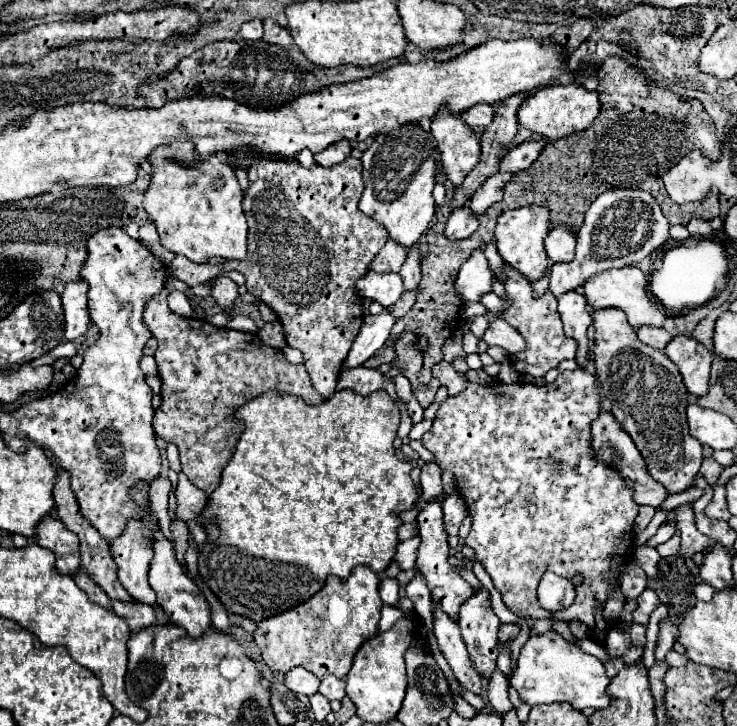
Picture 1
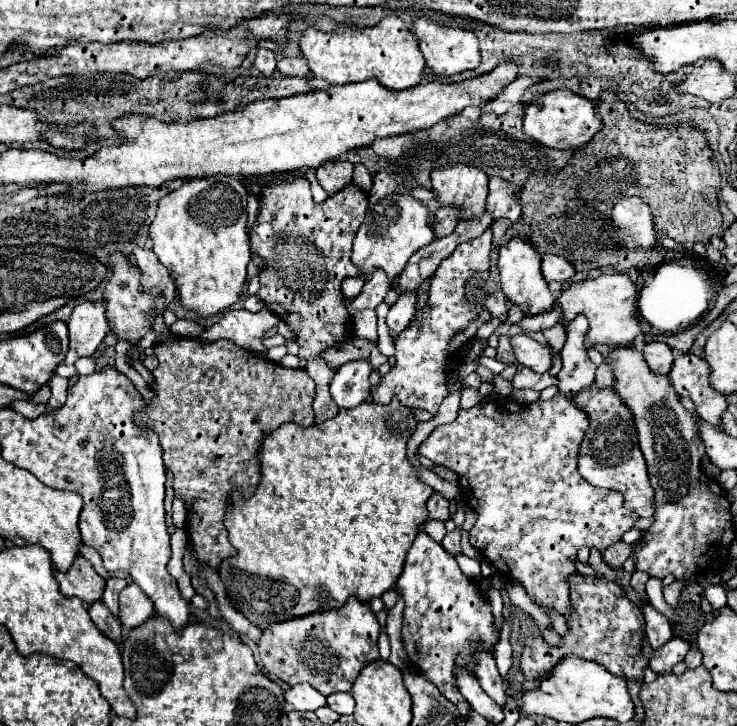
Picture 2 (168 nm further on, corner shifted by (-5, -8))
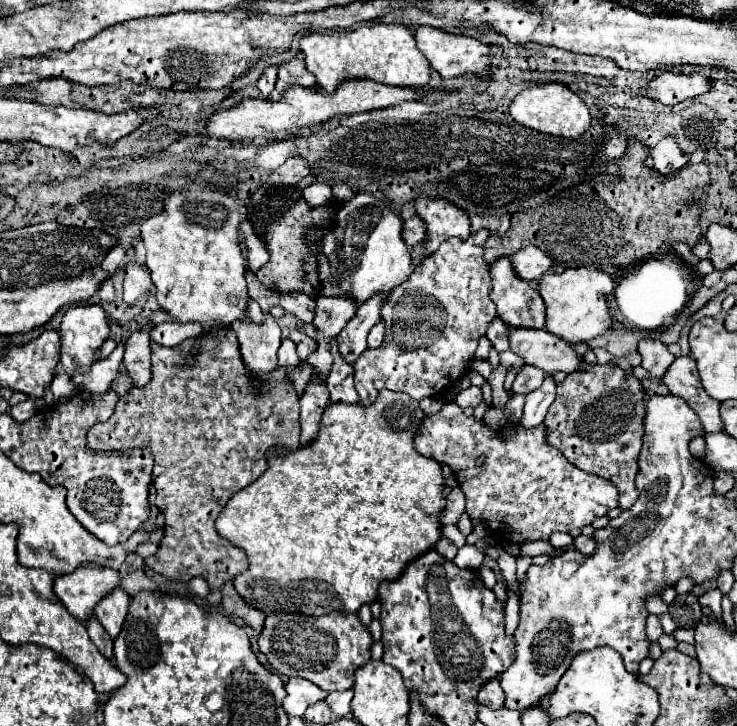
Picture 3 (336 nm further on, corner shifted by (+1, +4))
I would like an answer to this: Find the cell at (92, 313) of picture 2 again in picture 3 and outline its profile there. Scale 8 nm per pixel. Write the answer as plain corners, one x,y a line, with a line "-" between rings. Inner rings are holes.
87,304
87,306
69,306
61,320
61,366
63,370
73,376
75,372
85,372
95,362
95,350
107,340
109,336
109,322
101,304

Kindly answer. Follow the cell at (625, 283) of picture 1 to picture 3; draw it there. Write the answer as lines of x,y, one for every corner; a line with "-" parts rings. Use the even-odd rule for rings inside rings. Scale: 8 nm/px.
567,268
565,272
549,272
539,280
539,294
547,306
547,330
571,344
589,342
611,330
613,316
607,298
615,290
615,280
603,270

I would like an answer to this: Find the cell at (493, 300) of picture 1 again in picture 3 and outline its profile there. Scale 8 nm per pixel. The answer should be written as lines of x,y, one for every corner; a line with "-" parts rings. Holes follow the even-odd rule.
523,366
521,372
517,374
511,390
517,394
529,394
533,390
537,390
541,386
541,382
545,380
545,372
535,368
535,366

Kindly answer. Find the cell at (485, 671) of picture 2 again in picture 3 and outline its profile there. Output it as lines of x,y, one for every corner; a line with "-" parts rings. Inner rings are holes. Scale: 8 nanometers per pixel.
491,678
489,682
485,682
479,690
479,700
491,708
501,708
503,702
505,702
505,694
503,694
503,688
499,684
497,678

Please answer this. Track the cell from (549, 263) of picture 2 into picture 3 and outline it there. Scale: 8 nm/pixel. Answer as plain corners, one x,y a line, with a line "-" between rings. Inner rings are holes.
527,246
515,252
511,260
517,276
523,276
523,280
539,280
553,266
551,258
537,246

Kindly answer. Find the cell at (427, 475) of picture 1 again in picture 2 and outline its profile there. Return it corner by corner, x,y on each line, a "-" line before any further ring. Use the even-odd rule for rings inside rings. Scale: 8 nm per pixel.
437,492
433,494
433,498
429,498
427,510
429,510
429,518
433,518
433,520
445,522
445,520
453,518
451,512
449,512
449,502
441,494
437,494

